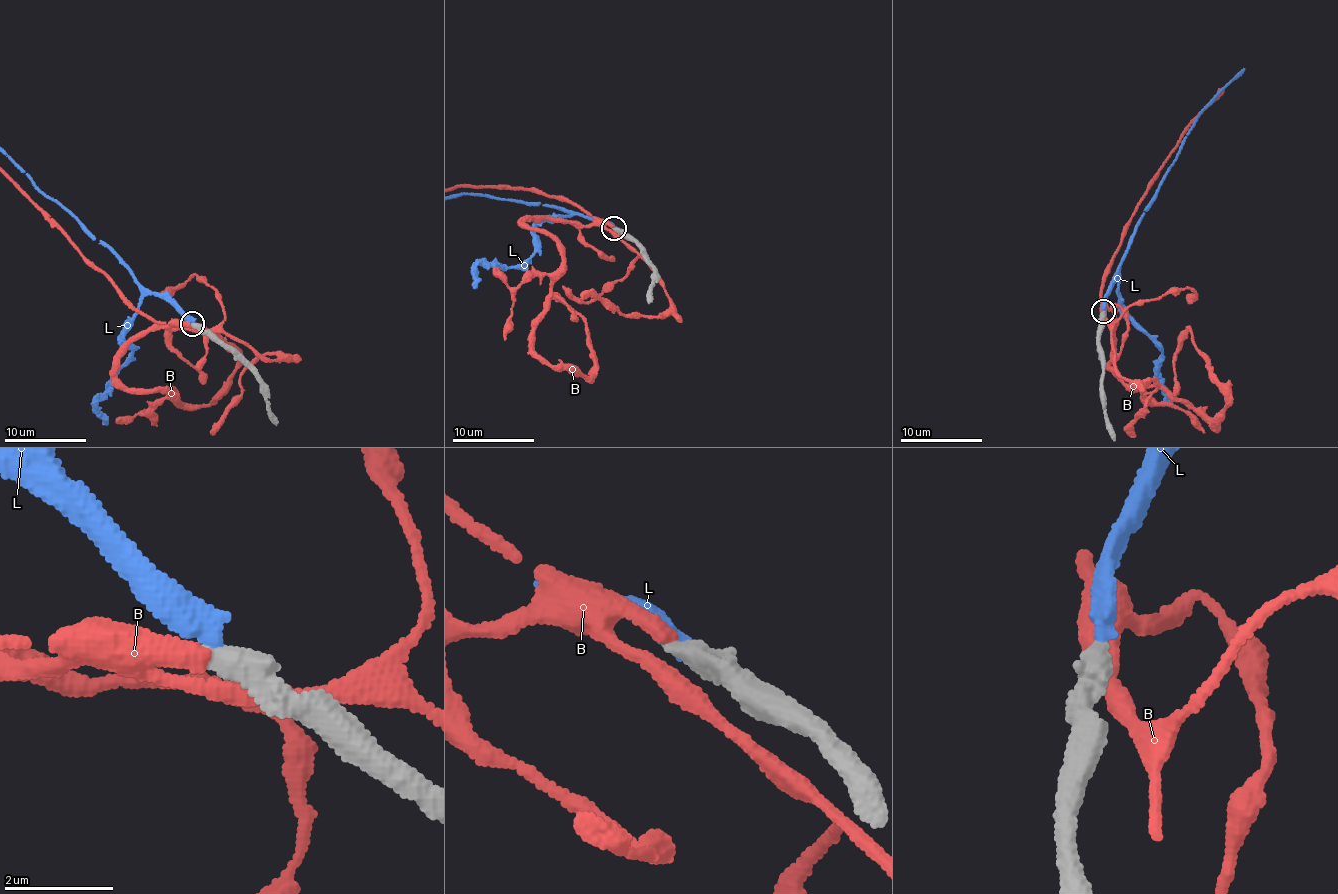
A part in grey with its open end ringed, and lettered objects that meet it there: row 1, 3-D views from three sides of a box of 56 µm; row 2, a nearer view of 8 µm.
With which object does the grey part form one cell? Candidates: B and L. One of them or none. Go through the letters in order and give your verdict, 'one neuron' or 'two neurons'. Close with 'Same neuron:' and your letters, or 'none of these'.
B: one neuron
L: two neurons
Same neuron: B

